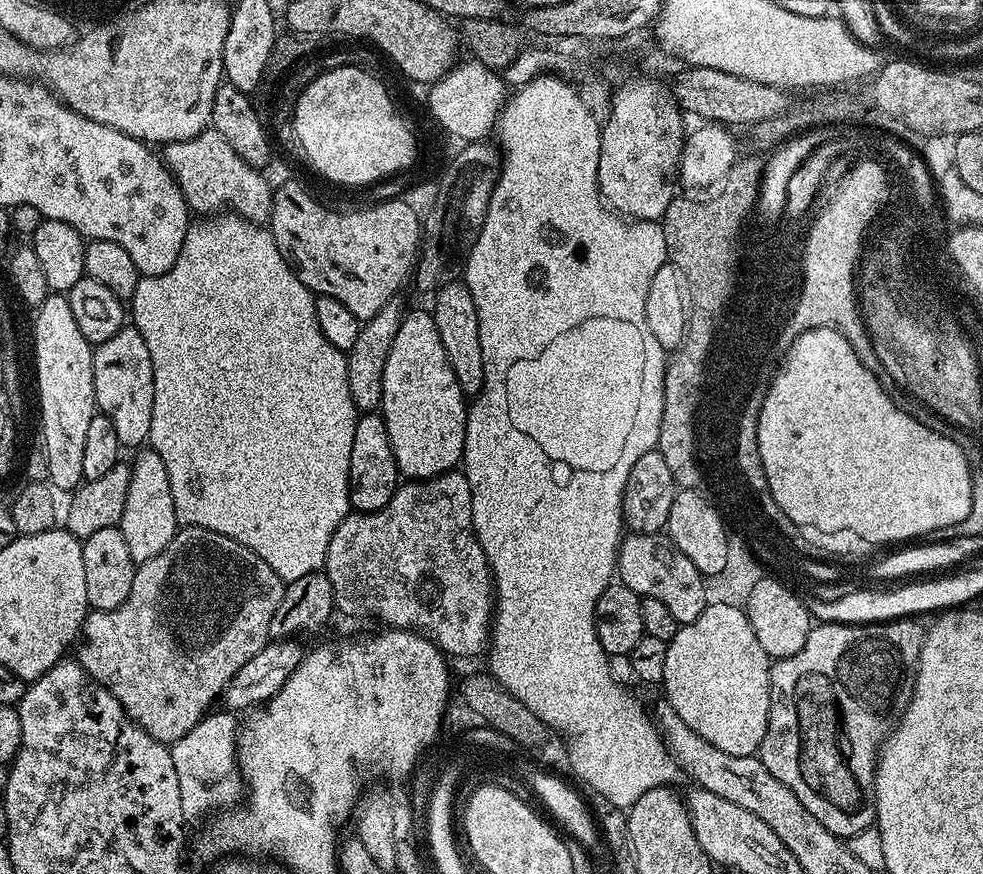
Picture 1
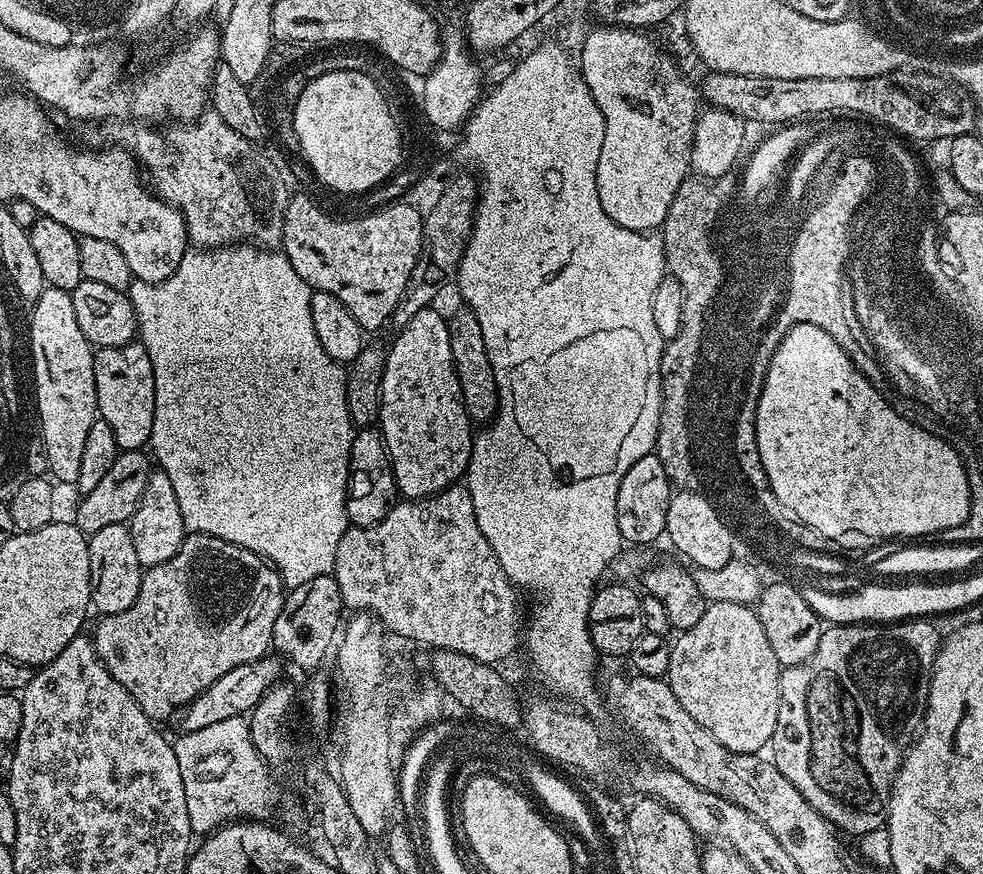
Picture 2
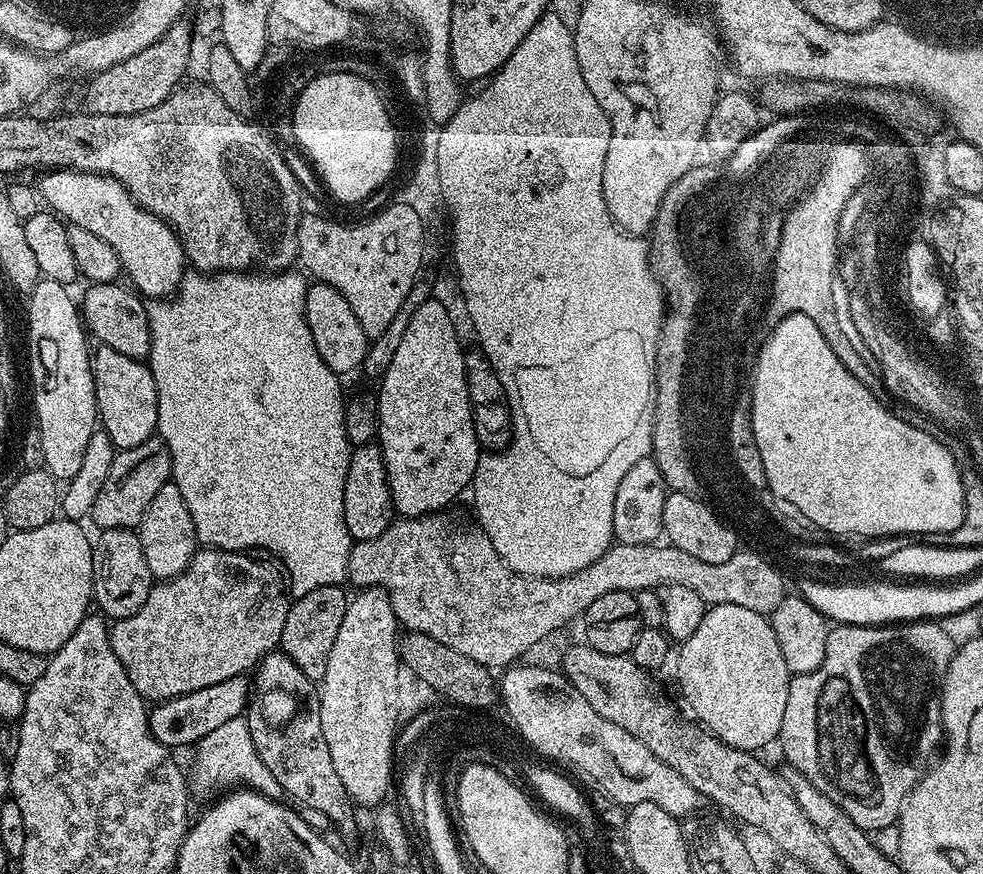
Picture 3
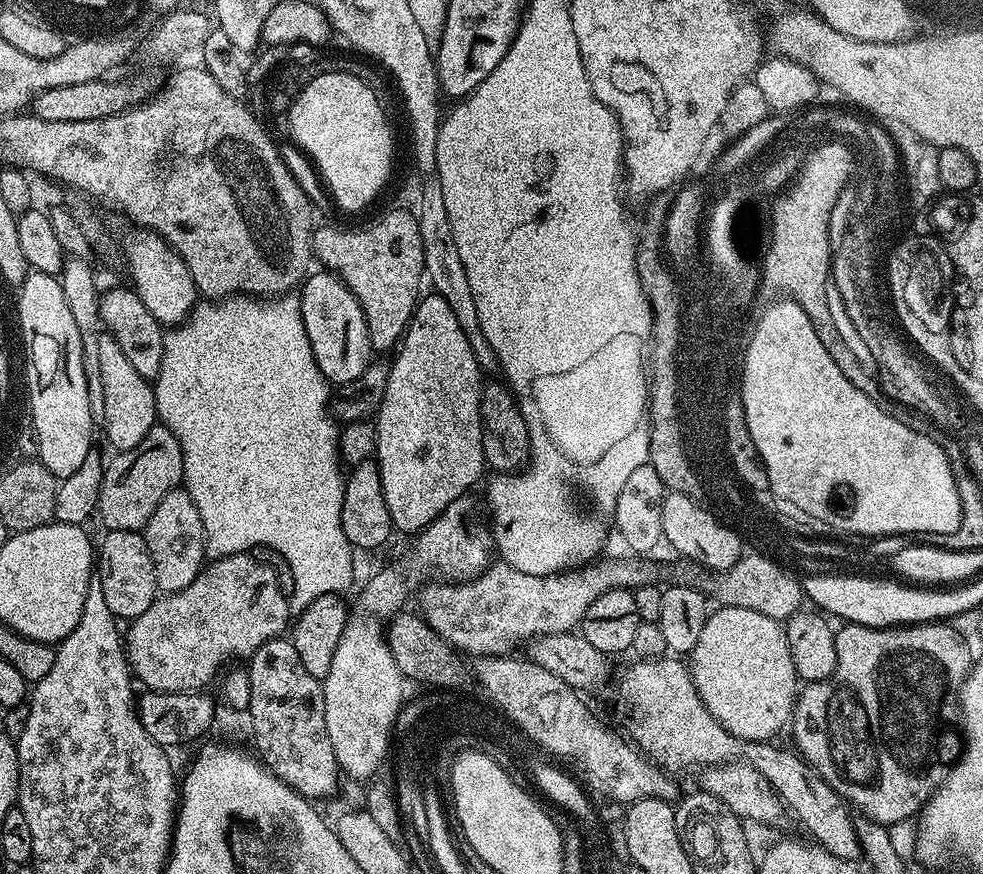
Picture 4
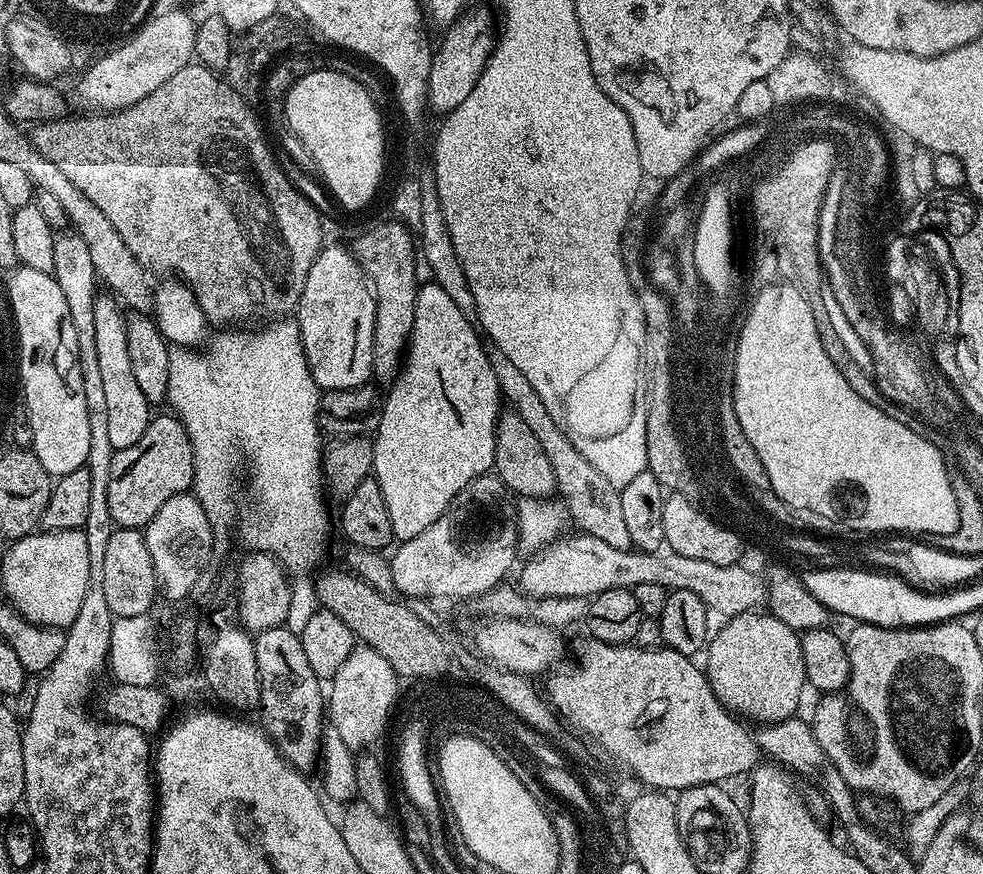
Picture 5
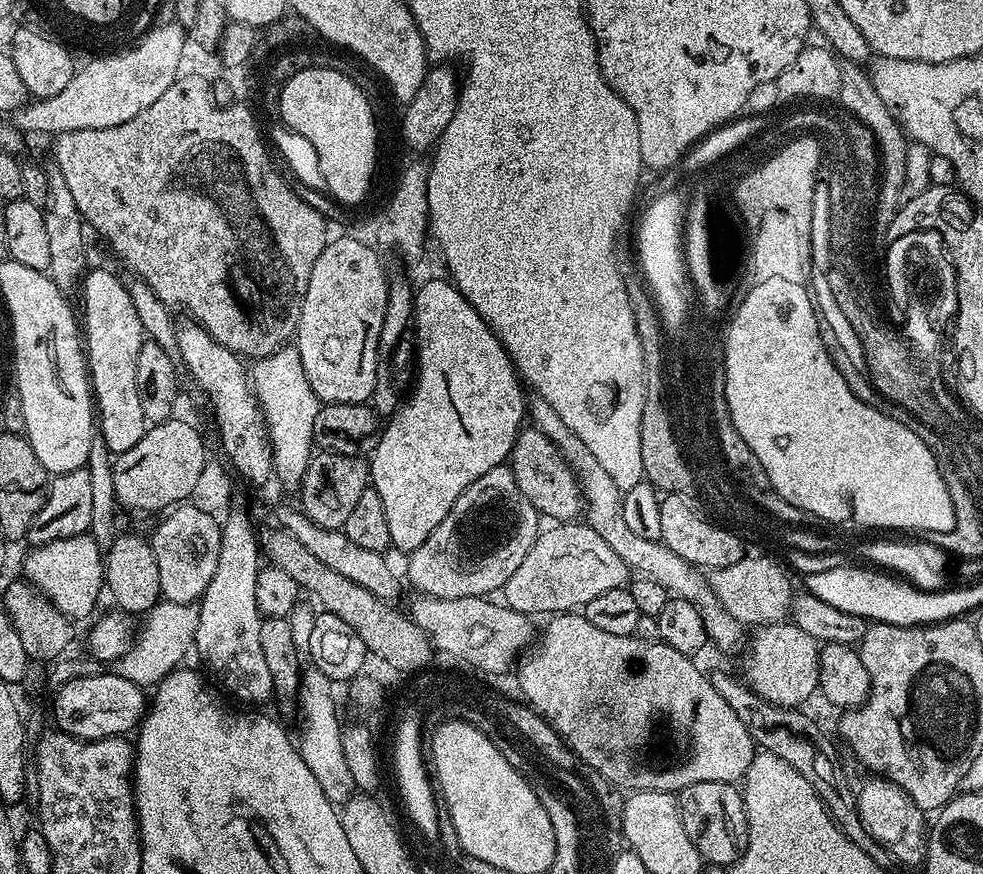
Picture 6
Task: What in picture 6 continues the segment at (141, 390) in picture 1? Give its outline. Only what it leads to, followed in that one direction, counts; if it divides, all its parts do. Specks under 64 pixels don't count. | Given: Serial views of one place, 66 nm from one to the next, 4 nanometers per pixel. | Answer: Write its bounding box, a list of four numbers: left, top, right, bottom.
[79,267,146,454]

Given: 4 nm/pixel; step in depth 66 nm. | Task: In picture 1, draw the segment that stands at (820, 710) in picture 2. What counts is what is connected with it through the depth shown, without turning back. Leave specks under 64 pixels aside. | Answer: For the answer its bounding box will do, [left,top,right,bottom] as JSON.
[759,618,926,838]

